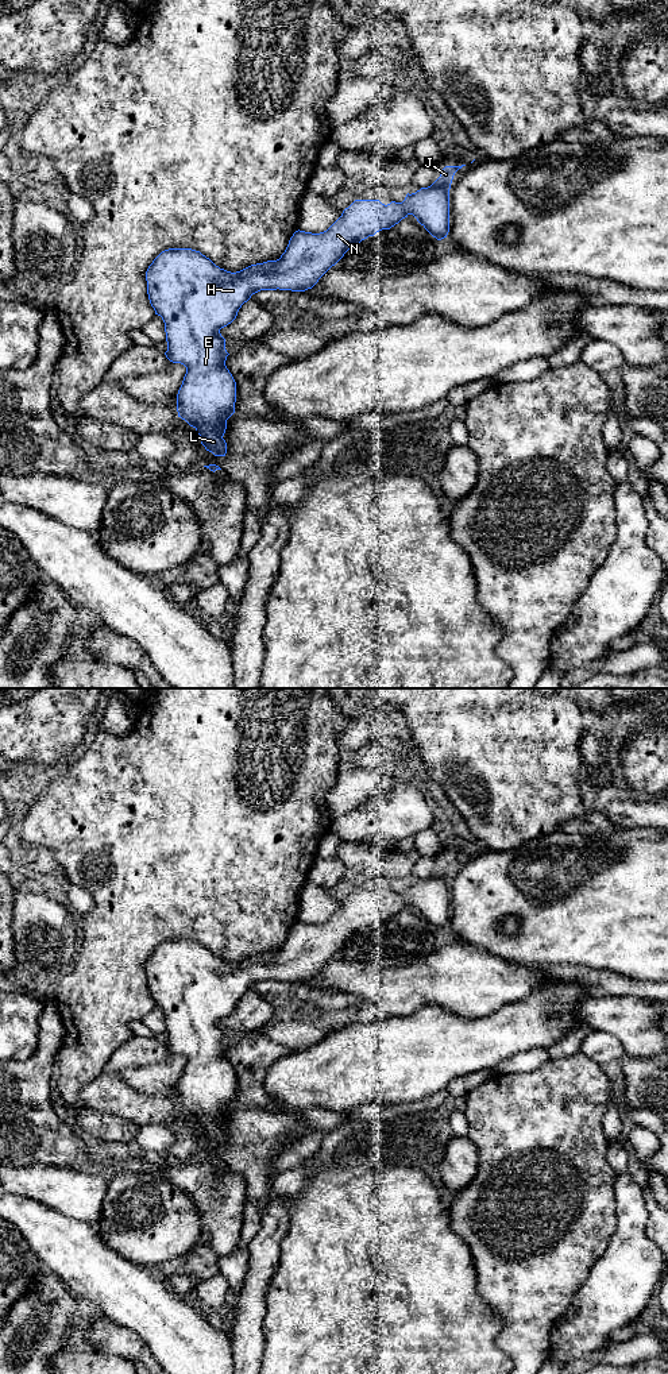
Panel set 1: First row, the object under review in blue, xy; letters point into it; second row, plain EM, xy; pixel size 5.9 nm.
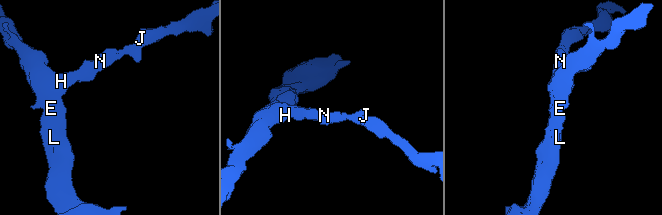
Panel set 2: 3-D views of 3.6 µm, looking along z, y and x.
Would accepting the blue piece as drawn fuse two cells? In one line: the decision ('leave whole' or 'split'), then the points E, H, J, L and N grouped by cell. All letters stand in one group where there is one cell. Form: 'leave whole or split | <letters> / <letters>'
leave whole | E H J L N

